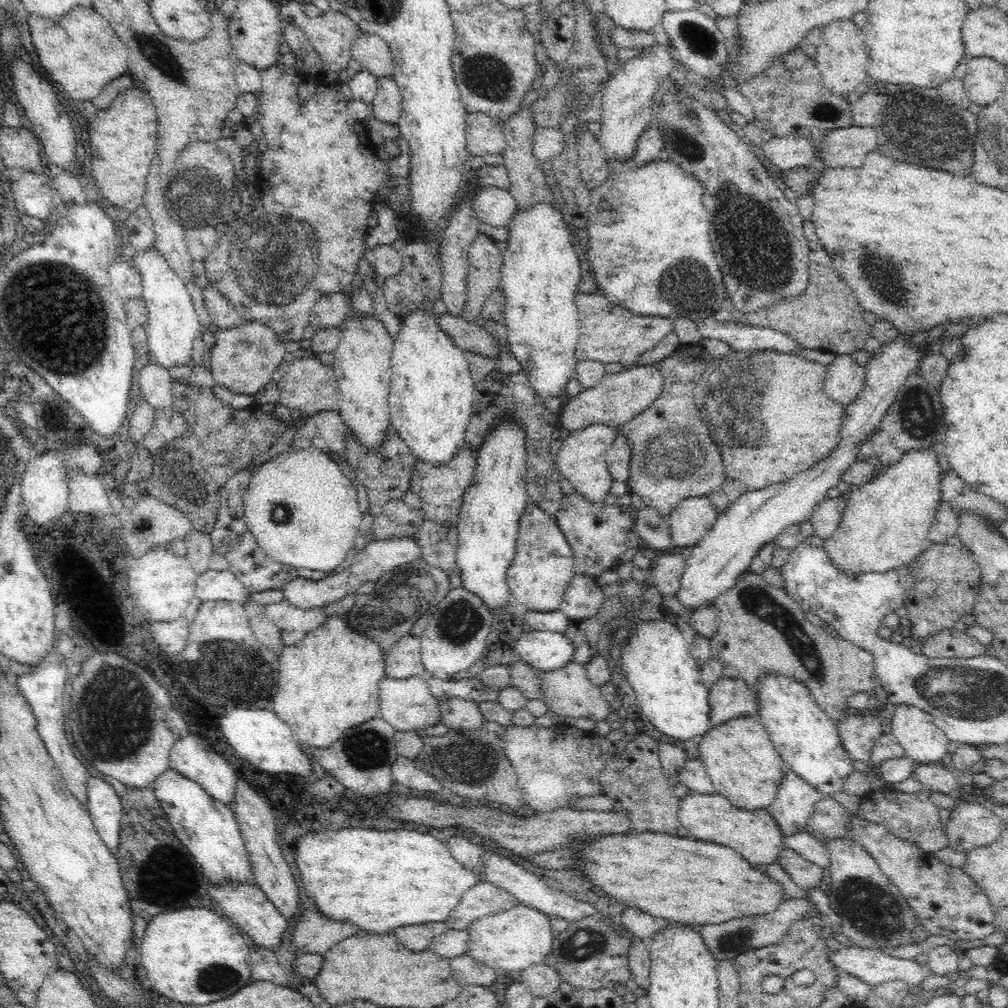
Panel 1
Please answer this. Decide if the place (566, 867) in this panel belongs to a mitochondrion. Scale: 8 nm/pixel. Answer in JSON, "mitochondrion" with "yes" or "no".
{"mitochondrion":"no"}

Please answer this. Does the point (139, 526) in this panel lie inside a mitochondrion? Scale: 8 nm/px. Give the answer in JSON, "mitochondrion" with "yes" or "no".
{"mitochondrion":"yes"}

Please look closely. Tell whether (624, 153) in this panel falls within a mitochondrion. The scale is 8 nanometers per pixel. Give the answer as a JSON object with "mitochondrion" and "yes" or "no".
{"mitochondrion":"no"}

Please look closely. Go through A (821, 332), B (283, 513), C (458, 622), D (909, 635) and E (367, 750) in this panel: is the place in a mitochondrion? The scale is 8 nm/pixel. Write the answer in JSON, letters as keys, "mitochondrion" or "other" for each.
{"A":"other","B":"mitochondrion","C":"mitochondrion","D":"other","E":"mitochondrion"}

